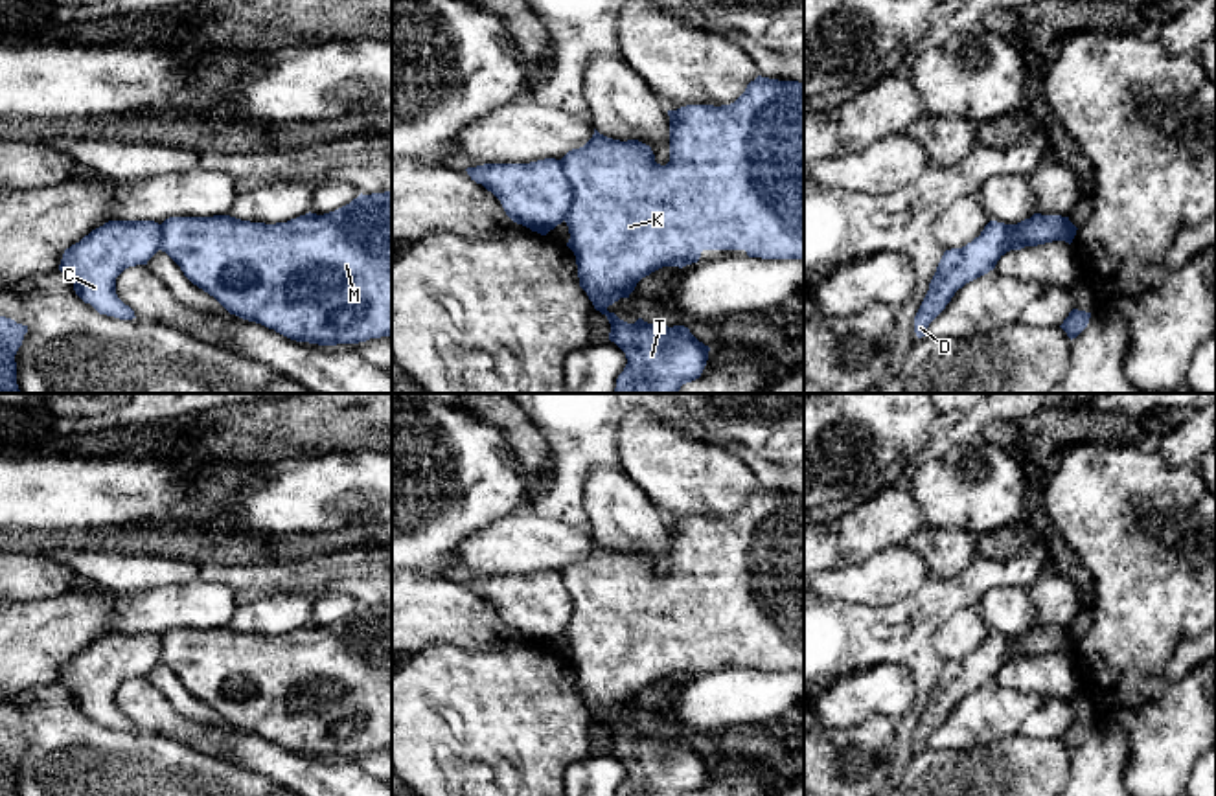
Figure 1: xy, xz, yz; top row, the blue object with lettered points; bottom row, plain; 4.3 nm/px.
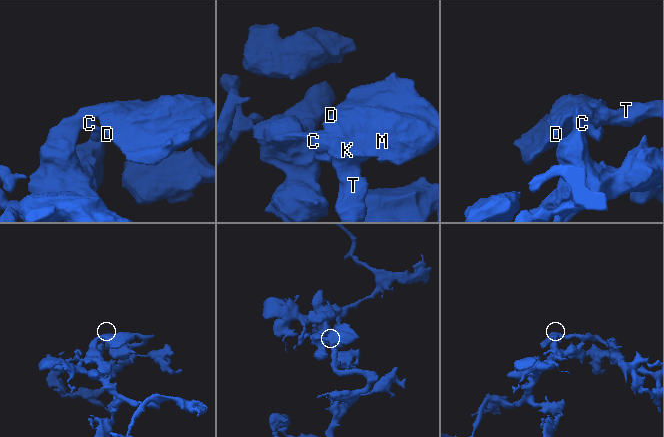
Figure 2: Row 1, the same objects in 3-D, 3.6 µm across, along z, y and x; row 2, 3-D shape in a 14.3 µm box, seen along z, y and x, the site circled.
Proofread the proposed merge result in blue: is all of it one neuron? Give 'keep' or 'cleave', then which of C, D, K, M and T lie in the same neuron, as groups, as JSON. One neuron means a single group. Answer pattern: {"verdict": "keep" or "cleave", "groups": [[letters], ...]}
{"verdict": "keep", "groups": [["C", "D", "K", "M", "T"]]}

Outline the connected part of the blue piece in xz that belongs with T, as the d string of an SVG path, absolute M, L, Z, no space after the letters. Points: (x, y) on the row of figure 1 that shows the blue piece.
M758 75L751 81L745 92L730 105L686 105L677 110L668 110L670 116L670 162L660 165L649 145L638 140L613 140L594 129L592 138L579 149L568 151L561 160L545 158L530 164L484 164L467 167L467 175L476 184L482 184L502 204L506 215L532 232L546 235L563 221L568 226L570 239L567 246L576 256L579 287L587 292L594 309L607 316L611 324L609 340L614 342L627 358L624 371L616 379L614 393L679 393L681 386L701 377L710 347L699 342L684 325L653 325L638 318L635 324L620 320L607 307L620 298L629 298L637 283L662 267L686 267L697 263L703 250L745 250L749 257L762 259L804 259L804 83L778 81Z

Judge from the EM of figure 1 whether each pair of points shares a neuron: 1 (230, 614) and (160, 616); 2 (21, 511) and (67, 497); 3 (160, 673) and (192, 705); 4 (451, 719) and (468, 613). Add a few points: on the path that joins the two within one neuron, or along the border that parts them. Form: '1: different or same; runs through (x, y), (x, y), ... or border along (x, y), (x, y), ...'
1: same; runs through (214, 613), (177, 613)
2: same; runs through (32, 500), (35, 497), (56, 497)
3: same; runs through (166, 681), (184, 699)
4: different; border along (420, 648), (451, 642), (470, 649), (504, 651)

